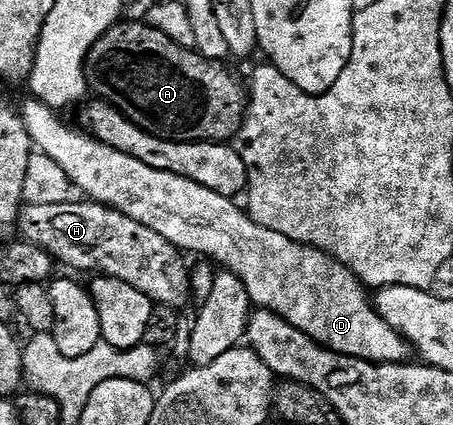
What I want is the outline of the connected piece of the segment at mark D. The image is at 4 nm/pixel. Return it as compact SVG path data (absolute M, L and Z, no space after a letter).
M30 96L27 99L20 106L20 113L31 142L41 153L52 156L52 160L56 160L60 168L64 168L70 178L71 187L78 189L79 186L86 193L83 195L87 199L120 211L124 216L144 224L144 228L152 228L152 232L160 232L160 236L164 236L164 240L172 243L177 250L191 250L194 254L200 254L196 256L205 256L215 263L223 262L226 265L223 267L244 284L255 307L271 310L276 316L288 320L292 328L300 328L304 336L316 340L325 350L369 362L405 362L411 357L410 343L378 315L367 287L331 254L317 250L314 246L293 242L288 240L288 236L280 236L280 232L258 226L243 207L241 210L237 206L239 203L235 199L220 196L220 192L212 192L212 188L204 188L192 180L184 180L184 176L160 172L160 168L148 168L148 164L140 164L140 160L124 152L116 152L116 148L96 140L91 134L61 122L58 119L61 118L59 111L45 106L37 98Z

